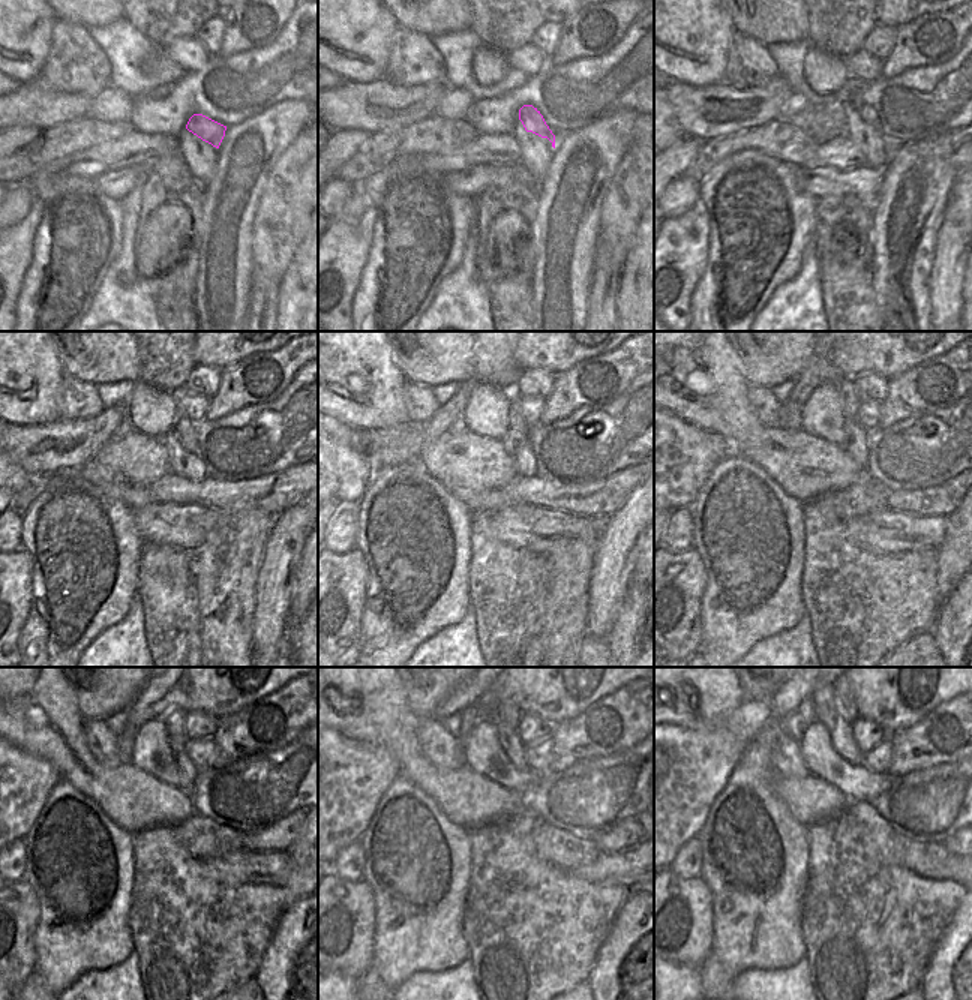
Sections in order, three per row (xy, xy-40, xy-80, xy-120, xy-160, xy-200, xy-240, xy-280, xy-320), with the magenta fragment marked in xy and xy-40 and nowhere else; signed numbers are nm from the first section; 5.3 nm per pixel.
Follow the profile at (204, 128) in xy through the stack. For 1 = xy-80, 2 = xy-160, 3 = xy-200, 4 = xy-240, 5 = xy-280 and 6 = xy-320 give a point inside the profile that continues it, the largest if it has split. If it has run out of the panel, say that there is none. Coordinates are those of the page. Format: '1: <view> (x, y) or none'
1: xy-80 (861, 108)
2: xy-160 (515, 420)
3: xy-200 (846, 386)
4: xy-240 (173, 720)
5: xy-280 (510, 712)
6: xy-320 (843, 697)

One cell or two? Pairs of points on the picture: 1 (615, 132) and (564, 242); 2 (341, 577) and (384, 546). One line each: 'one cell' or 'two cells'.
1: one cell
2: two cells

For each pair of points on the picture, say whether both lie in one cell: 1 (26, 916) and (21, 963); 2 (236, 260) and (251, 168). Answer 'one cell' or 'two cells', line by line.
1: one cell
2: one cell

